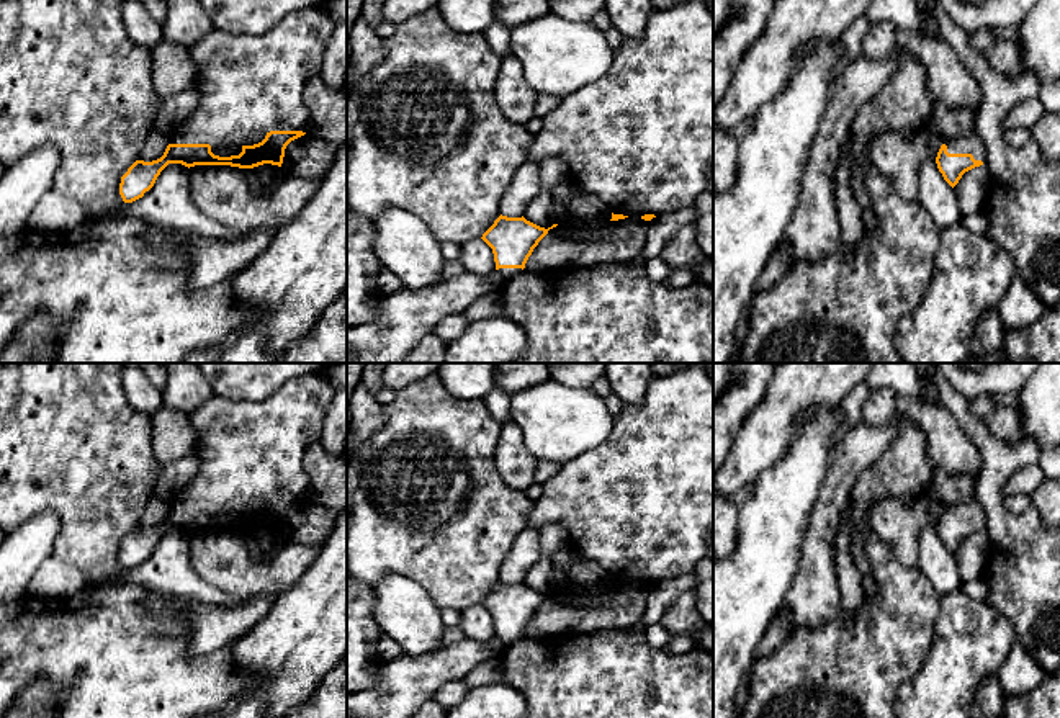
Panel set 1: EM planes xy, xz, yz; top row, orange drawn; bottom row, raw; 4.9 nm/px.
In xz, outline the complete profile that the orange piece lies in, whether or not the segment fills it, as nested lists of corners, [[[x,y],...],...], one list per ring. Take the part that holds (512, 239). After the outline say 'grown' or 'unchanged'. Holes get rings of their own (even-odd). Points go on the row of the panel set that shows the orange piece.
[[[499,216],[494,224],[483,234],[483,240],[492,249],[496,270],[504,276],[504,280],[510,280],[517,273],[523,271],[525,263],[528,257],[532,255],[533,249],[538,245],[538,242],[548,234],[550,229],[556,227],[558,224],[553,224],[551,227],[545,229],[540,227],[530,221],[522,218],[507,218]]] | grown

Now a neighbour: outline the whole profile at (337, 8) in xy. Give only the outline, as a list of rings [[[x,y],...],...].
[[[329,0],[324,10],[334,23],[347,23],[347,0]]]

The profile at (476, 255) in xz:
[[[483,239],[468,240],[463,244],[460,262],[466,271],[479,276],[489,276],[496,271],[492,249]]]

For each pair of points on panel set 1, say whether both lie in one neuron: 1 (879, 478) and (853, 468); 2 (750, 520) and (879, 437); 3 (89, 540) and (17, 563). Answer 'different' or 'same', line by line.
1: different
2: different
3: different

